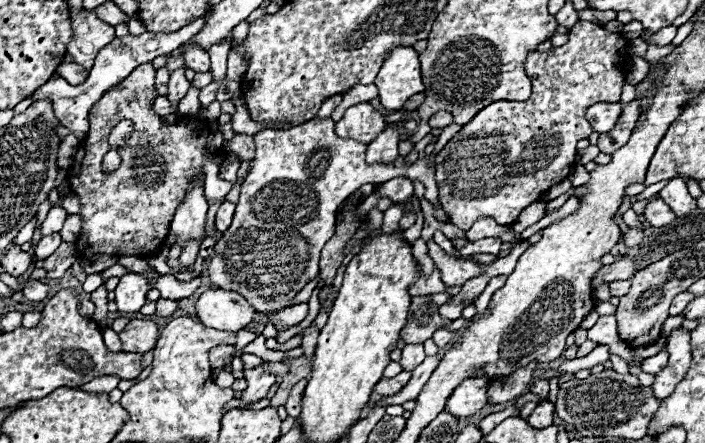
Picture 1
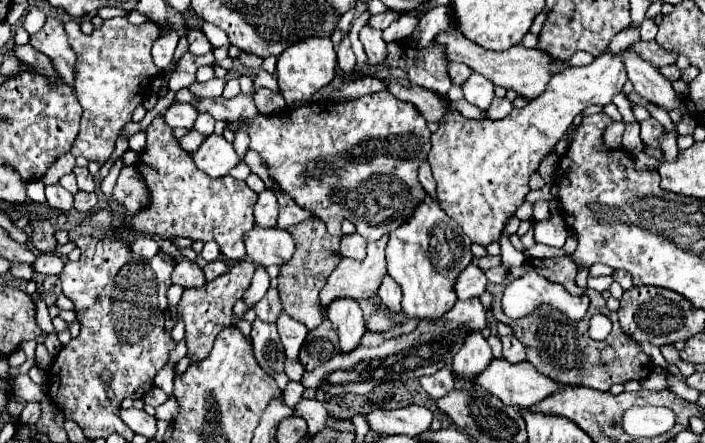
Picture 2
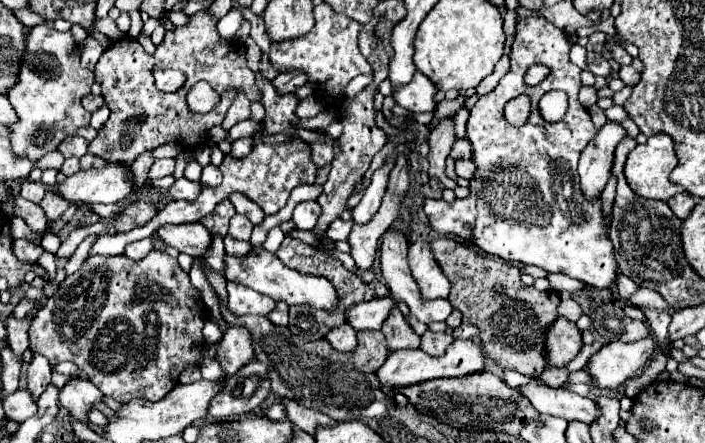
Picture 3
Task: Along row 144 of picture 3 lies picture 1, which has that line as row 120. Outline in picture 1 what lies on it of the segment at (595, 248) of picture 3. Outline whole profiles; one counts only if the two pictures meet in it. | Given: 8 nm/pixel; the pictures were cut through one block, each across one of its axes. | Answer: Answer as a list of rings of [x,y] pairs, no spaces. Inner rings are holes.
[[[580,20],[568,32],[568,42],[548,52],[530,52],[524,68],[532,80],[532,96],[524,102],[494,102],[482,108],[436,156],[436,184],[440,204],[450,222],[460,230],[470,230],[476,218],[490,216],[500,226],[510,226],[520,212],[540,200],[560,180],[566,180],[576,162],[578,140],[593,132],[586,122],[586,108],[596,102],[618,102],[628,72],[628,40],[608,32],[598,24]]]

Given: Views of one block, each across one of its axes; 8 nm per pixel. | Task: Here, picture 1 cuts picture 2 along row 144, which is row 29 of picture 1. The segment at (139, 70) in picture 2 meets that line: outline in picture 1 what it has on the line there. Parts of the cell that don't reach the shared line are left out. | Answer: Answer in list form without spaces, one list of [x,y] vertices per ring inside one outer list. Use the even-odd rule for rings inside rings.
[[[86,10],[72,16],[72,28],[74,38],[68,44],[68,54],[76,64],[90,70],[96,54],[114,40],[114,26],[98,20],[94,10]]]

